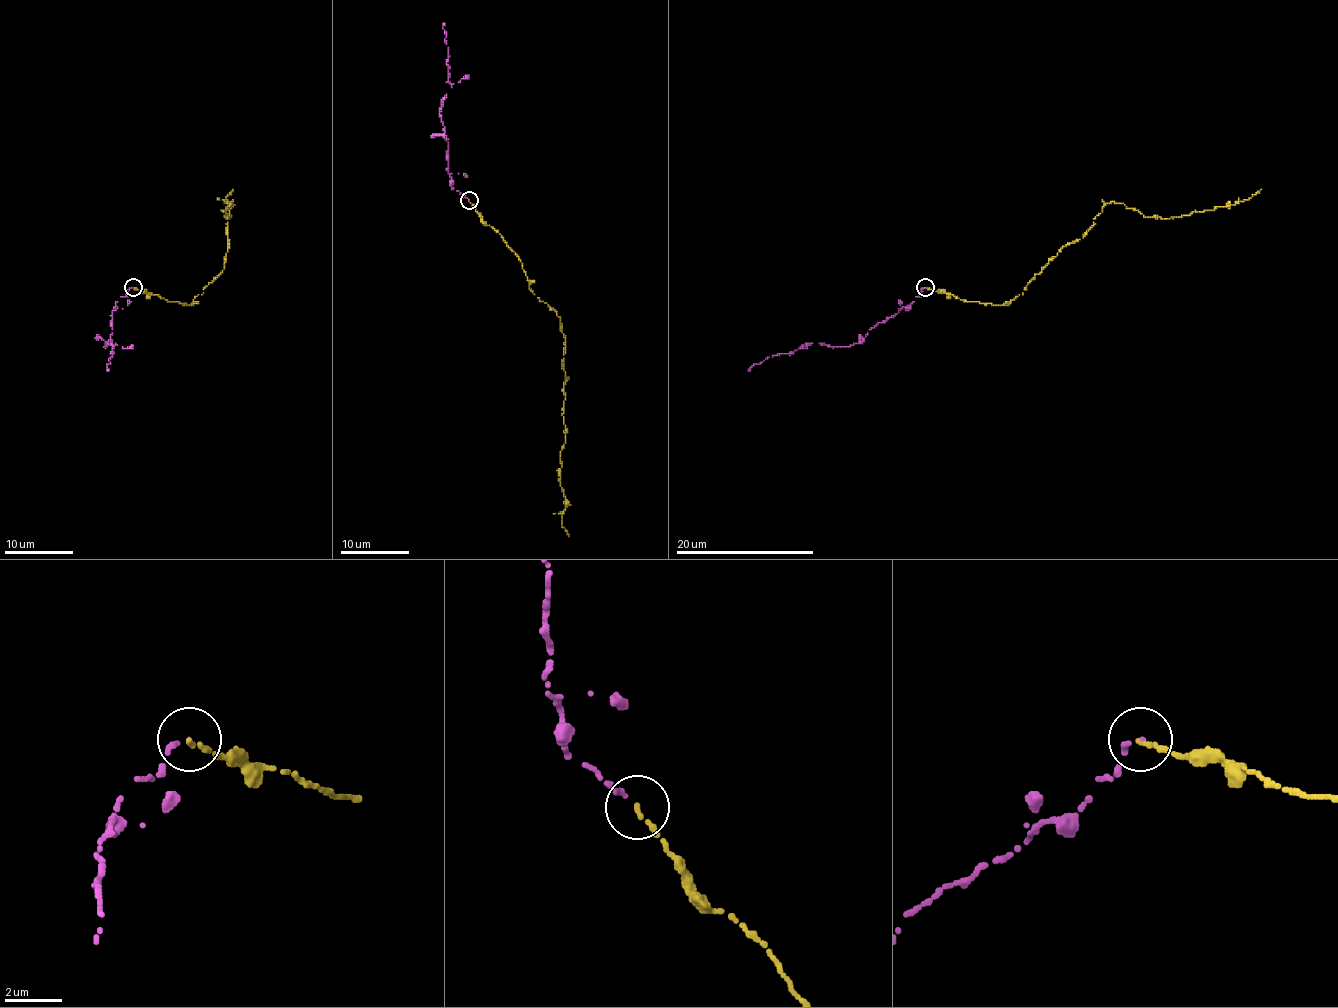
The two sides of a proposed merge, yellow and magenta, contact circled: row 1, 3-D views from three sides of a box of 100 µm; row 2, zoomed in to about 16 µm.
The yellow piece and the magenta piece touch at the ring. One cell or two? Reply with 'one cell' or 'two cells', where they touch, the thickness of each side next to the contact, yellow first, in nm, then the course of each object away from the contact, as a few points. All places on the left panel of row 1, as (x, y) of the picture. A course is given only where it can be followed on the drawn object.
one cell | (133, 287) | 140/170 nm | yellow via (133, 288), (191, 305), (224, 269), (229, 203), (229, 219), (224, 210), (233, 189) | magenta via (133, 288), (115, 303), (110, 340), (103, 346), (115, 343), (112, 346), (108, 371)

